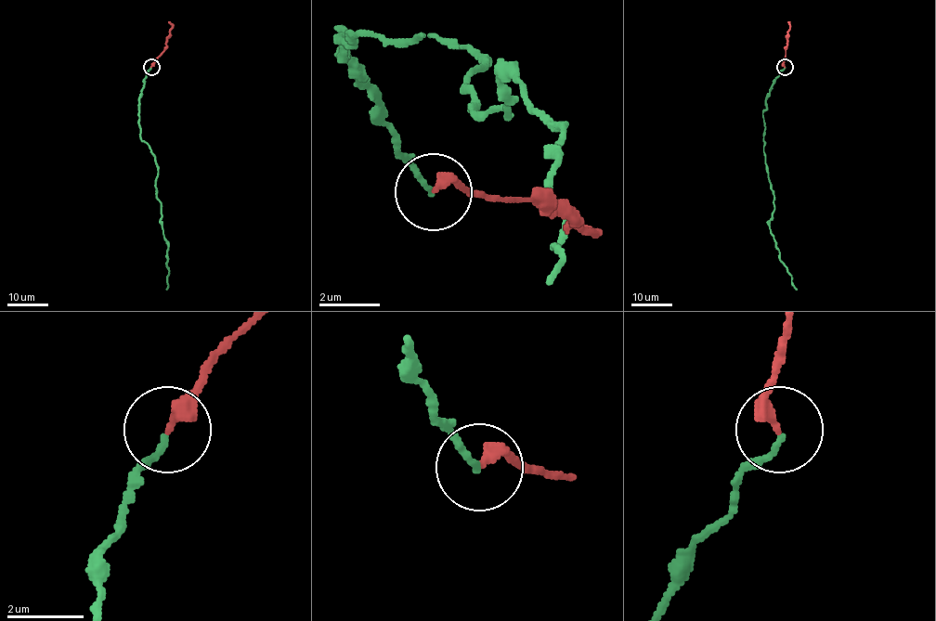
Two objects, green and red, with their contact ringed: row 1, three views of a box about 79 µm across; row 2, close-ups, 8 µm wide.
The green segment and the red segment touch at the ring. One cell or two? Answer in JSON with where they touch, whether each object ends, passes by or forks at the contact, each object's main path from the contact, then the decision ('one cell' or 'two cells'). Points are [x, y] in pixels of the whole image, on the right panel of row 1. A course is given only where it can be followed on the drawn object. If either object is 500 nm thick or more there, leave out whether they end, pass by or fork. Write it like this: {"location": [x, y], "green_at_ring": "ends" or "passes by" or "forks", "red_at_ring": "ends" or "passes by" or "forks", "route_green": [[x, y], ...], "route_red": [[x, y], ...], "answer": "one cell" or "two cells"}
{"location": [785, 67], "green_at_ring": "ends", "red_at_ring": "ends", "route_green": [[785, 67], [765, 100], [763, 150], [774, 207], [770, 229], [780, 260], [797, 290]], "route_red": [[785, 66], [783, 62], [789, 21]], "answer": "one cell"}

